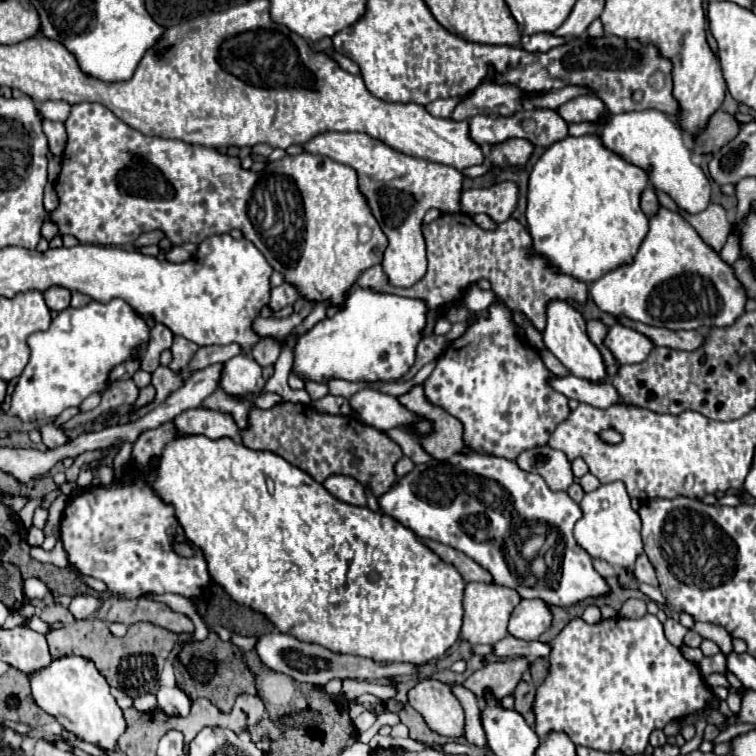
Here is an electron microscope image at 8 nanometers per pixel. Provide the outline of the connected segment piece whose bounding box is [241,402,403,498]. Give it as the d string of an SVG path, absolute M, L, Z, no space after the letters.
M281 402L269 410L253 406L249 410L249 426L241 430L241 438L247 448L275 452L317 482L325 482L333 474L351 476L367 486L375 498L397 484L395 464L403 458L401 446L385 432L361 424L353 416L321 414L313 406L293 402Z

